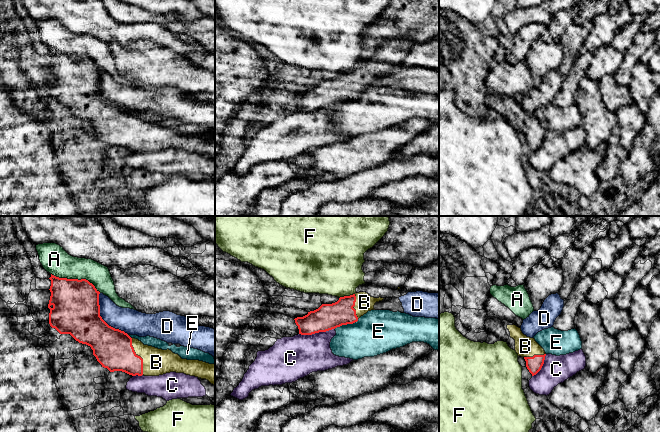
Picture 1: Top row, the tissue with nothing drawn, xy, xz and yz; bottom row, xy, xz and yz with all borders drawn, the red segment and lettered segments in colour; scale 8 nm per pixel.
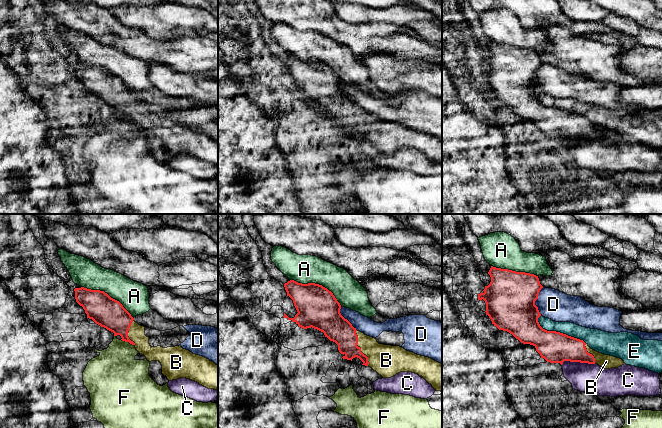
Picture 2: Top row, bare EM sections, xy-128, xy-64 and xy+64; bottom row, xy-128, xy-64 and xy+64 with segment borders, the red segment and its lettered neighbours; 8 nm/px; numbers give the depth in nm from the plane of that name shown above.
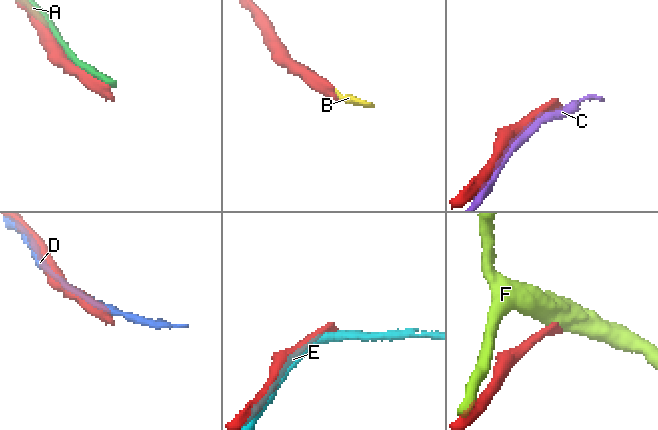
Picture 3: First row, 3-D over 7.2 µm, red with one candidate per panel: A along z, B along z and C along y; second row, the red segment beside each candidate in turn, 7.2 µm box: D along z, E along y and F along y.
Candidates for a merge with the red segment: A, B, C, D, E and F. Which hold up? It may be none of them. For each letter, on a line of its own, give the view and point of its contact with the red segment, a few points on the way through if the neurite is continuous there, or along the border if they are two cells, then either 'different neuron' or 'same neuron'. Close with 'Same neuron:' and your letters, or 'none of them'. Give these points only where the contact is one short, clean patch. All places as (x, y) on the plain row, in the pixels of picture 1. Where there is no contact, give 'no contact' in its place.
A: meets red in xy at (76, 55); different neuron
B: meets red in xy at (139, 132); same neuron
C: meets red in xz at (316, 108); different neuron
D: meets red in xy at (101, 94); different neuron
E: meets red in xz at (346, 100); different neuron
F: meets red in xz at (346, 72); different neuron
Same neuron: B

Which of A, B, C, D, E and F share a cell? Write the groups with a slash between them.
A / B / C / D / E / F

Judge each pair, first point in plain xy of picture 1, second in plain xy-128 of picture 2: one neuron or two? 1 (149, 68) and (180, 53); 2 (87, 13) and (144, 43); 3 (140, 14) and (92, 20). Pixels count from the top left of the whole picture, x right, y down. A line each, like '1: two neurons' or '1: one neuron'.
1: two neurons
2: one neuron
3: two neurons

